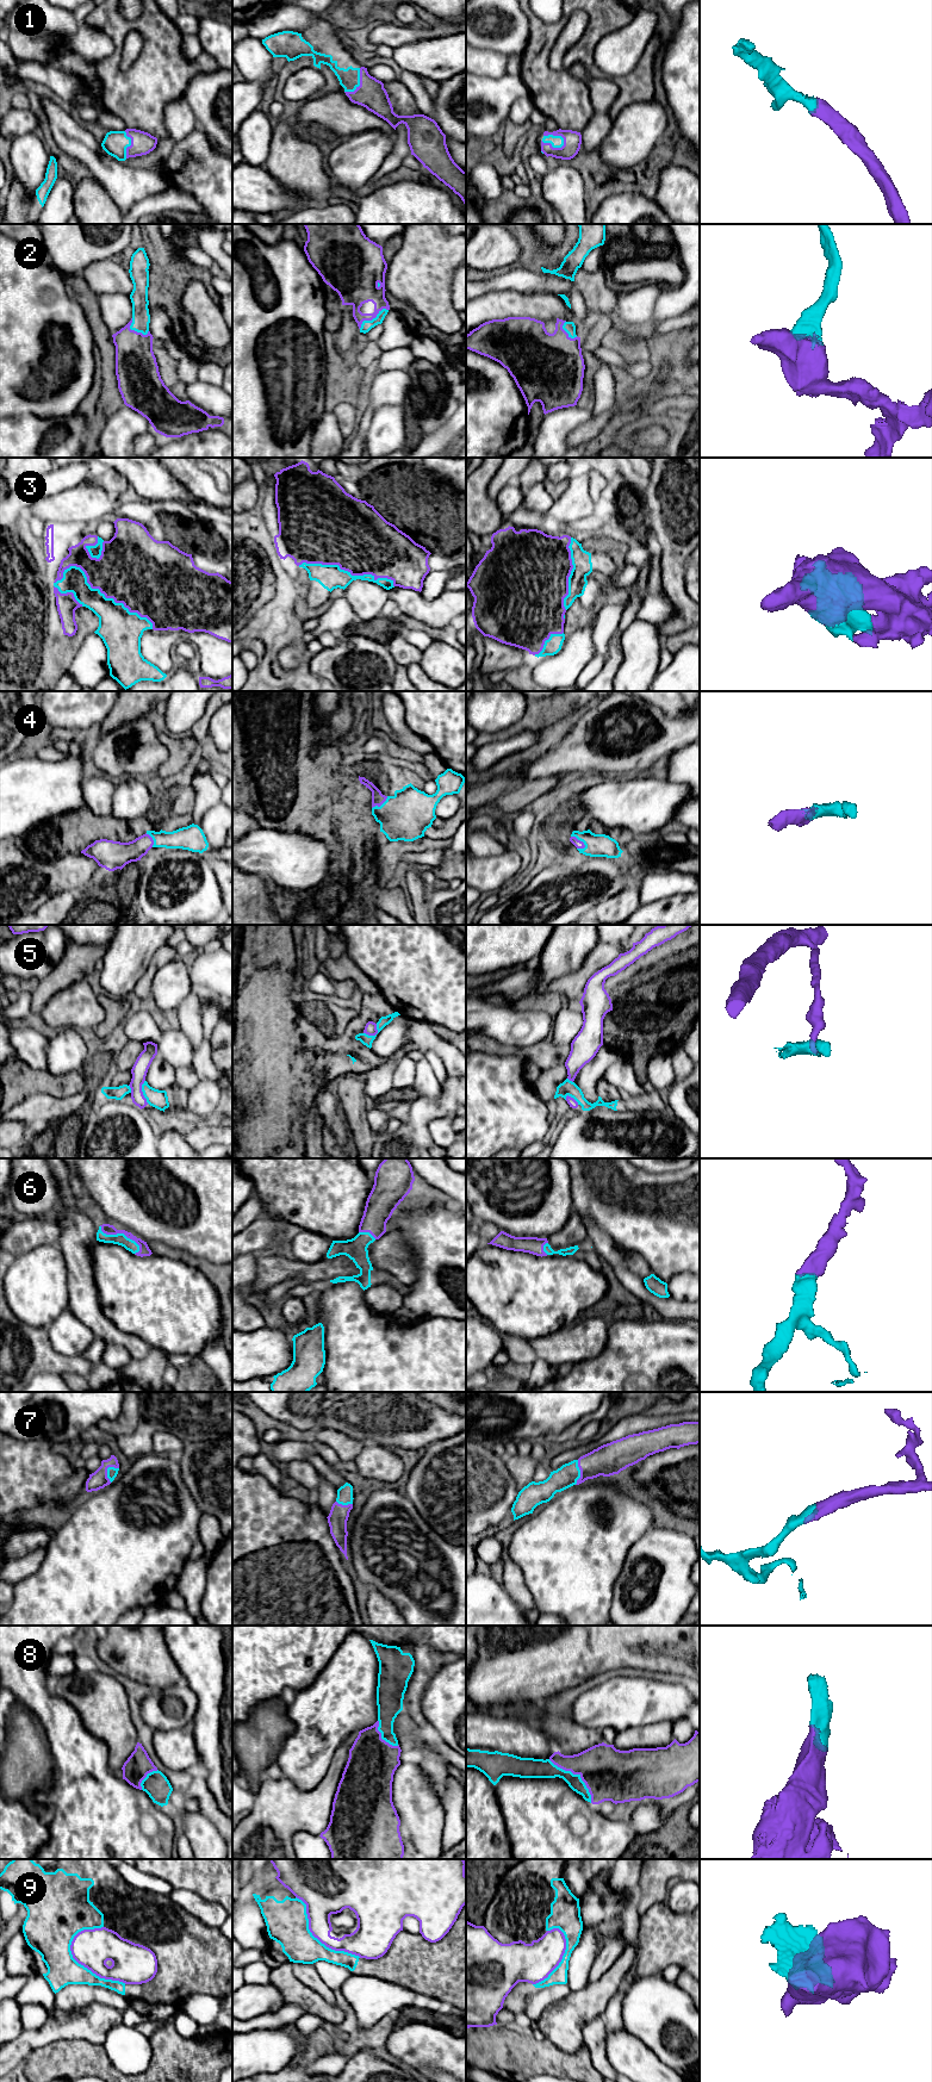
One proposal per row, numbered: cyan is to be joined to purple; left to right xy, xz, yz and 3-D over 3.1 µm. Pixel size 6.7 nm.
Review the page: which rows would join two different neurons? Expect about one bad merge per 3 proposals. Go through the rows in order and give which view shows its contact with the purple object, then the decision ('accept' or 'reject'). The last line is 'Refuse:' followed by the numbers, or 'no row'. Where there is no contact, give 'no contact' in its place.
1: meets purple in yz; accept
2: meets purple in xz; accept
3: meets purple in xy; accept
4: meets purple in yz; accept
5: meets purple in xy; reject
6: meets purple in xy; accept
7: meets purple in xy; accept
8: meets purple in yz; accept
9: meets purple in xy; reject
Refuse: 5, 9

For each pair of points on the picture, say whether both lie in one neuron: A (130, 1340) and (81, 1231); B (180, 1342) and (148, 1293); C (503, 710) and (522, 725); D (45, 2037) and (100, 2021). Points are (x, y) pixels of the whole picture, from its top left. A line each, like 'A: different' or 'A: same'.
A: same
B: same
C: different
D: same

